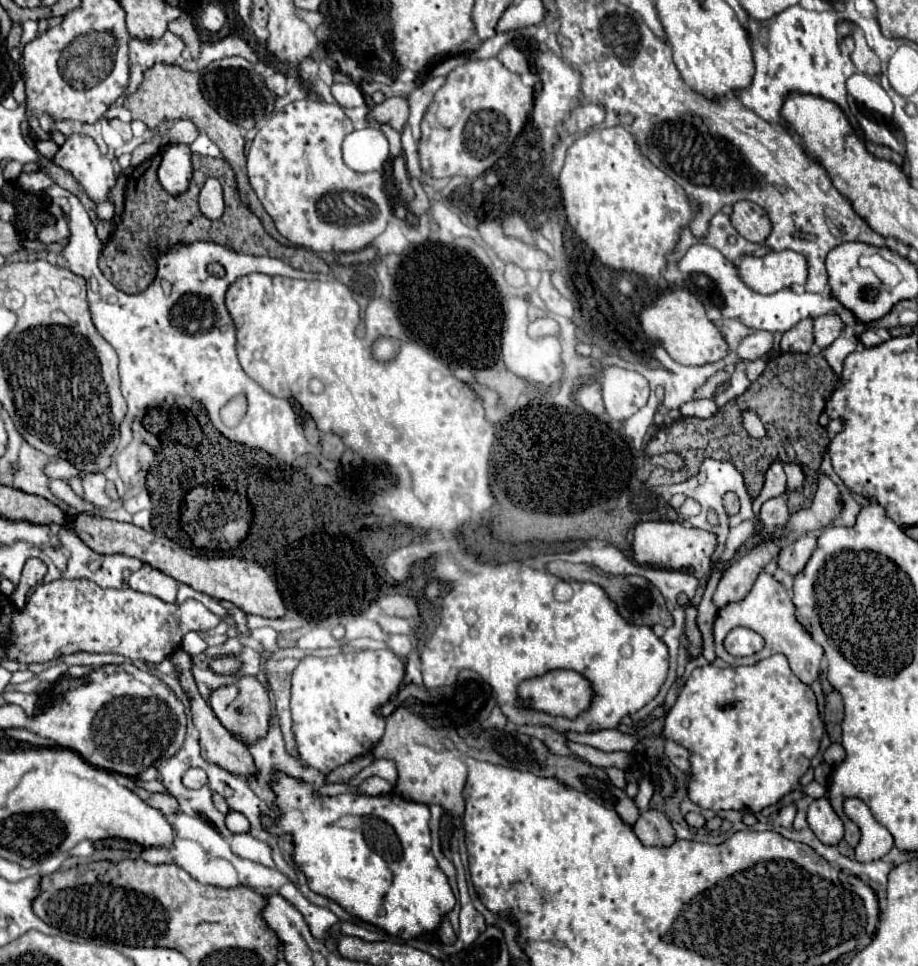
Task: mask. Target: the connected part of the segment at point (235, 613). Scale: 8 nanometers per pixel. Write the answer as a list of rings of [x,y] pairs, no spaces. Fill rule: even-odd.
[[[220,601],[230,613],[232,613],[232,617],[234,617],[234,621],[236,621],[236,625],[238,625],[238,629],[240,629],[240,633],[242,635],[248,635],[248,627],[246,627],[246,613],[244,611],[240,611],[236,605],[232,605],[232,603],[226,603],[226,601]]]

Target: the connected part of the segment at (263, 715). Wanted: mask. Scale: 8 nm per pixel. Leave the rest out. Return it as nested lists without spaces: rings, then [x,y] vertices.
[[[242,677],[236,685],[228,685],[224,689],[218,689],[210,695],[210,707],[216,713],[216,717],[220,719],[220,723],[238,739],[242,739],[246,745],[260,741],[266,737],[268,729],[270,729],[270,699],[266,689],[260,685],[258,679],[254,677]]]

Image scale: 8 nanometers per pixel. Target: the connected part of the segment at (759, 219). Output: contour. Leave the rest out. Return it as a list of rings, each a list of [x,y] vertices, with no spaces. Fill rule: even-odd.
[[[738,201],[730,219],[736,231],[752,243],[764,243],[764,239],[772,231],[768,213],[760,205],[754,205],[750,201]]]

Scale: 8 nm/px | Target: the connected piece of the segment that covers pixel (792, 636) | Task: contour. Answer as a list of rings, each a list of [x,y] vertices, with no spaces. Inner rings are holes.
[[[760,573],[758,575],[754,587],[750,589],[750,593],[744,597],[740,602],[730,603],[717,613],[716,620],[714,621],[714,639],[716,639],[716,655],[726,661],[728,665],[736,667],[736,665],[754,665],[760,659],[766,659],[770,655],[782,653],[788,663],[792,673],[806,685],[818,681],[820,677],[820,661],[822,661],[822,647],[812,639],[812,635],[806,631],[806,627],[802,623],[798,623],[796,615],[794,615],[796,607],[790,599],[790,595],[786,593],[786,589],[768,573]],[[734,627],[748,627],[756,633],[760,633],[764,637],[764,649],[752,657],[732,657],[722,641],[728,635],[728,631],[732,631]]]

